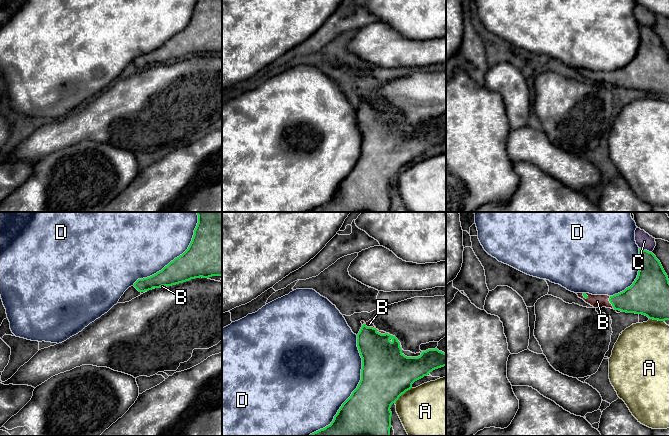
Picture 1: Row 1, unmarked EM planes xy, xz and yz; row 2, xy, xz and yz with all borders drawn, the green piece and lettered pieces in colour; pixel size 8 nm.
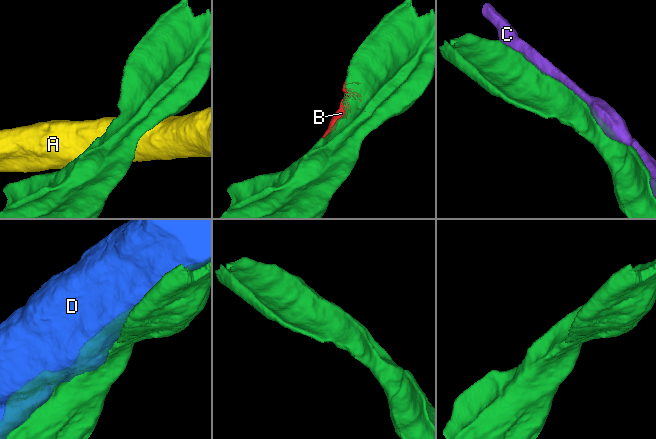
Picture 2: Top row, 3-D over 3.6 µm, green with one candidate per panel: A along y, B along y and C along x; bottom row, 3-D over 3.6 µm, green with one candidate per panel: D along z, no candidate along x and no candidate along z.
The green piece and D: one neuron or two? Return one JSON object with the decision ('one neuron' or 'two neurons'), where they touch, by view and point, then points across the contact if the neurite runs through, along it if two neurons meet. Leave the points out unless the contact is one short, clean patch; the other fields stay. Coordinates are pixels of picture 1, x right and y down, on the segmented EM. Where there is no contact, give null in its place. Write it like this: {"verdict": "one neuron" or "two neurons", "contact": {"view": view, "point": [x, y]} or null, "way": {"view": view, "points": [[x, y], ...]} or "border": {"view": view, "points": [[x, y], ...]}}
{"verdict": "two neurons", "contact": {"view": "xz", "point": [354, 390]}}

